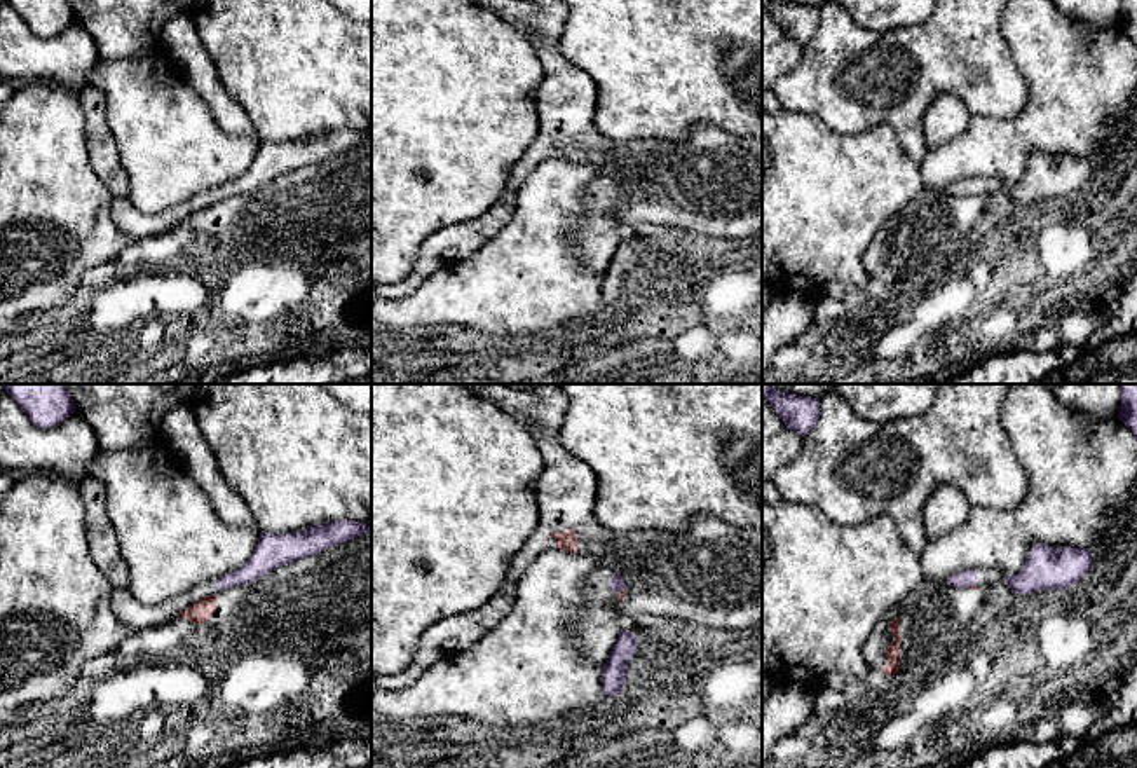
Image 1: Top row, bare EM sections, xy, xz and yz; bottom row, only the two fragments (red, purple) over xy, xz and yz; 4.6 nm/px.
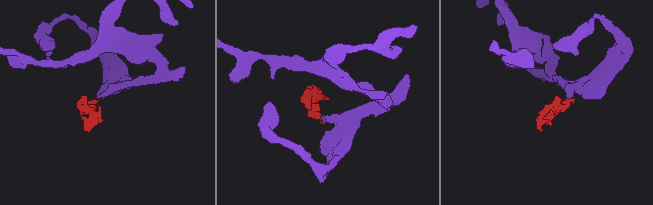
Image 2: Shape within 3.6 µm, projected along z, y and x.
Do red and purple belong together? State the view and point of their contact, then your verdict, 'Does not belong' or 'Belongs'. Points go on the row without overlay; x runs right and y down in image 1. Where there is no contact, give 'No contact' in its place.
Touches red at xz (619, 201). Does not belong

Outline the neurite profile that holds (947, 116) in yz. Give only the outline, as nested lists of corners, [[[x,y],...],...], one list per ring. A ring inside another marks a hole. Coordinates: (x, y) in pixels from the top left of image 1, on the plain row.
[[[950,93],[938,94],[924,117],[928,150],[935,150],[964,133],[970,117],[966,105],[957,96]]]

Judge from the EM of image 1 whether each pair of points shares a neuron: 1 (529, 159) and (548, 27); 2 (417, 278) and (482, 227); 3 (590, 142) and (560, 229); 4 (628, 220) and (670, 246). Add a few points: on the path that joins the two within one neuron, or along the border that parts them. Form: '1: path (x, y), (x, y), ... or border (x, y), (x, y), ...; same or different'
1: path (555, 126), (553, 60); same
2: path (431, 260), (445, 246), (464, 240); same
3: border (541, 163), (588, 161), (607, 173); different
4: path (639, 226), (660, 246); same

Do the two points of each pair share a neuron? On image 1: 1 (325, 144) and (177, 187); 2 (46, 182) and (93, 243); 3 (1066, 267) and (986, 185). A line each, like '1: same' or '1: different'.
1: different
2: same
3: different

